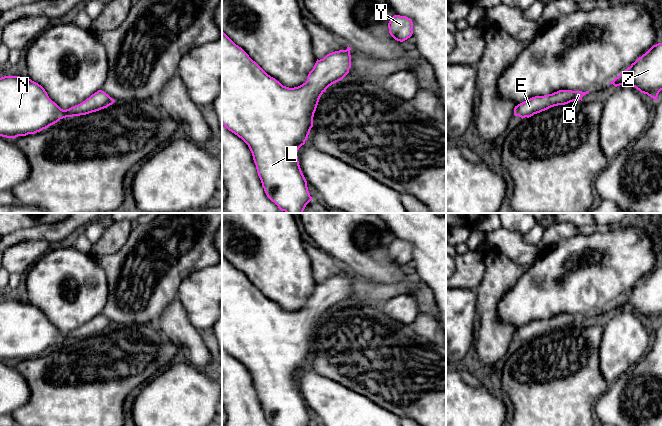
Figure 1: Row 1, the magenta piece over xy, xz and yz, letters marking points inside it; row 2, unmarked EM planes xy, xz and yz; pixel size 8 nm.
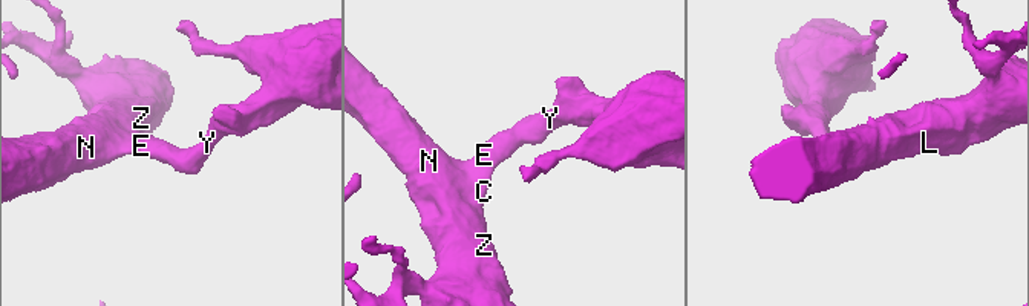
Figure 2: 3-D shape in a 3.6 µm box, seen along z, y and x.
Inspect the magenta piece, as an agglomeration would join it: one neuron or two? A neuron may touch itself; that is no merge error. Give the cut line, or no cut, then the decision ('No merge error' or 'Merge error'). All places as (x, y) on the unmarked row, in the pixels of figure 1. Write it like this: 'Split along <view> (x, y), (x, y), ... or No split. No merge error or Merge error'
No split. No merge error

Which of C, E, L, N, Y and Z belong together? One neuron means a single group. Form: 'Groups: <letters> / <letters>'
Groups: C E L N Y Z

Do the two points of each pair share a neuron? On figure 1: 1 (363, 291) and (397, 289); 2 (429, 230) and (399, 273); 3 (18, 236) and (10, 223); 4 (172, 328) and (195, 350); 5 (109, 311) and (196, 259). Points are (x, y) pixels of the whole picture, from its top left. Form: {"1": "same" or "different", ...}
{"1": "same", "2": "different", "3": "different", "4": "same", "5": "same"}

